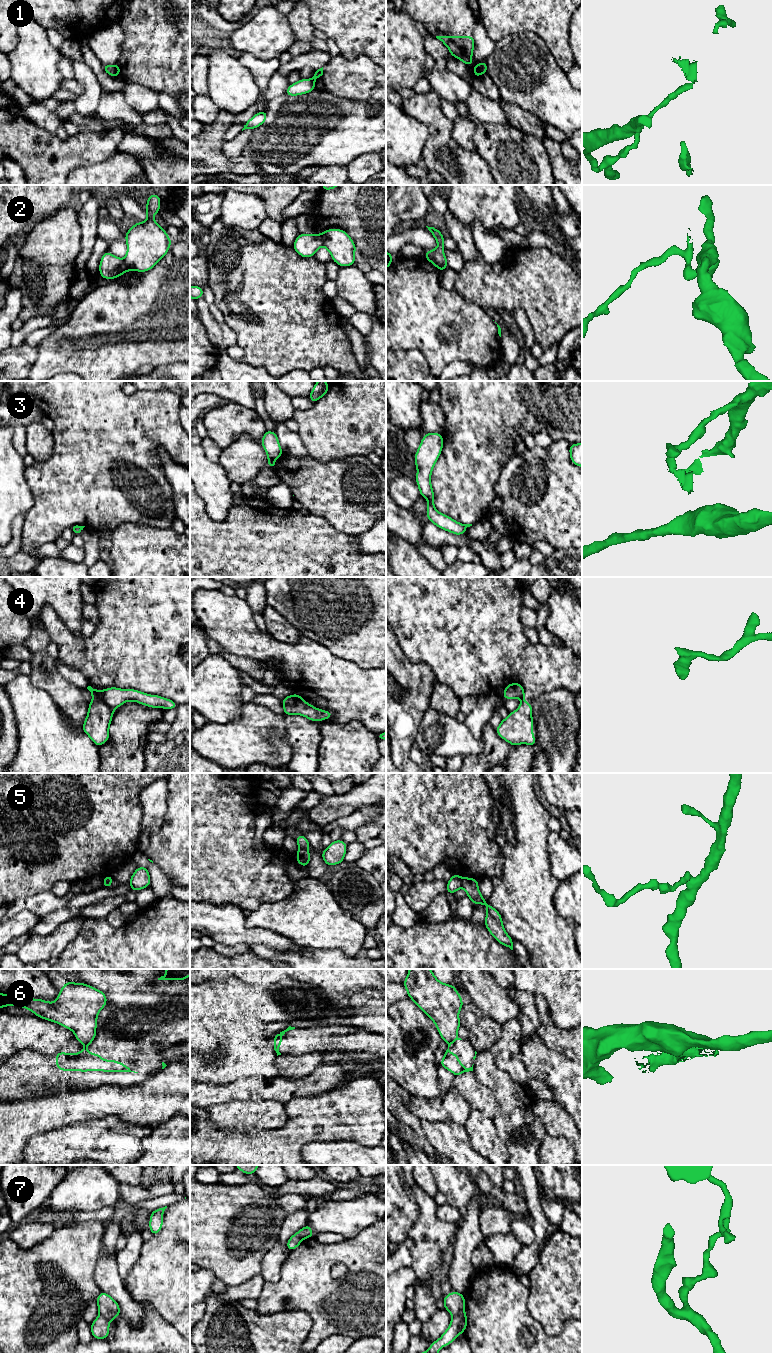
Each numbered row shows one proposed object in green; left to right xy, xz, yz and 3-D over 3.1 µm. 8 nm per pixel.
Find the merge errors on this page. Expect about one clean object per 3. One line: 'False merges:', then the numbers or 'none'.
False merges: 1, 2, 3, 4, 5, 6, 7

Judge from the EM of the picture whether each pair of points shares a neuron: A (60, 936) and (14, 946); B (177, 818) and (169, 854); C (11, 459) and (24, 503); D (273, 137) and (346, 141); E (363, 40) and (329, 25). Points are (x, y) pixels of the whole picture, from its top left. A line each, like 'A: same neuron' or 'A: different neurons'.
A: different neurons
B: same neuron
C: same neuron
D: same neuron
E: same neuron

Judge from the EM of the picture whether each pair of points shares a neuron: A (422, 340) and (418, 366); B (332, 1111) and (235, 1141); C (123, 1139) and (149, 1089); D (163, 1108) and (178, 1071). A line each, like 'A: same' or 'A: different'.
A: different
B: same
C: different
D: same

